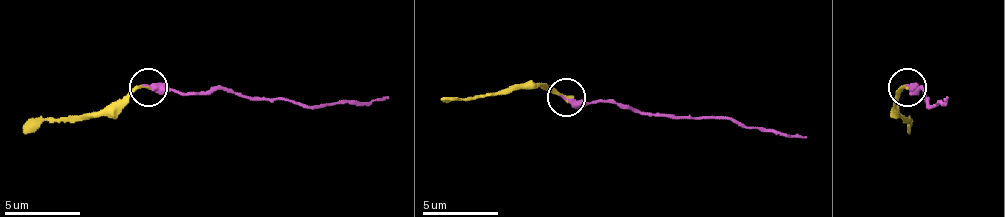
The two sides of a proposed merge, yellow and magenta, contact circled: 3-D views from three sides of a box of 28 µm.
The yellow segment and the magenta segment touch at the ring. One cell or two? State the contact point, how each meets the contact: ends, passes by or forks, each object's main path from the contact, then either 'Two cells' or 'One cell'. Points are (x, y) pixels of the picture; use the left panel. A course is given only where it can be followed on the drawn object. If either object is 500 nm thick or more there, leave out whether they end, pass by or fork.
Place: (148, 87). At the ring yellow ends. At the ring magenta ends. Course of yellow: (147, 86), (101, 109), (33, 120), (22, 131). Course of magenta: (147, 86), (196, 93), (234, 90), (245, 97), (317, 105), (389, 97). Two cells

